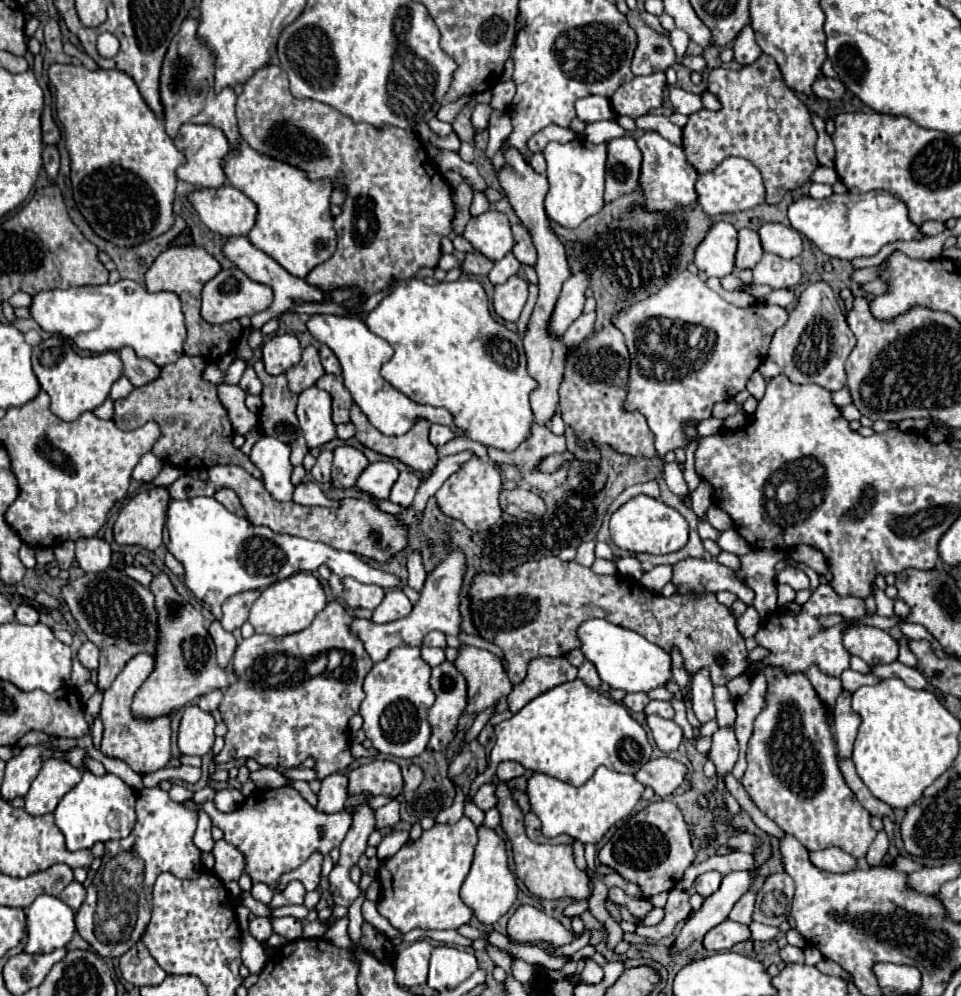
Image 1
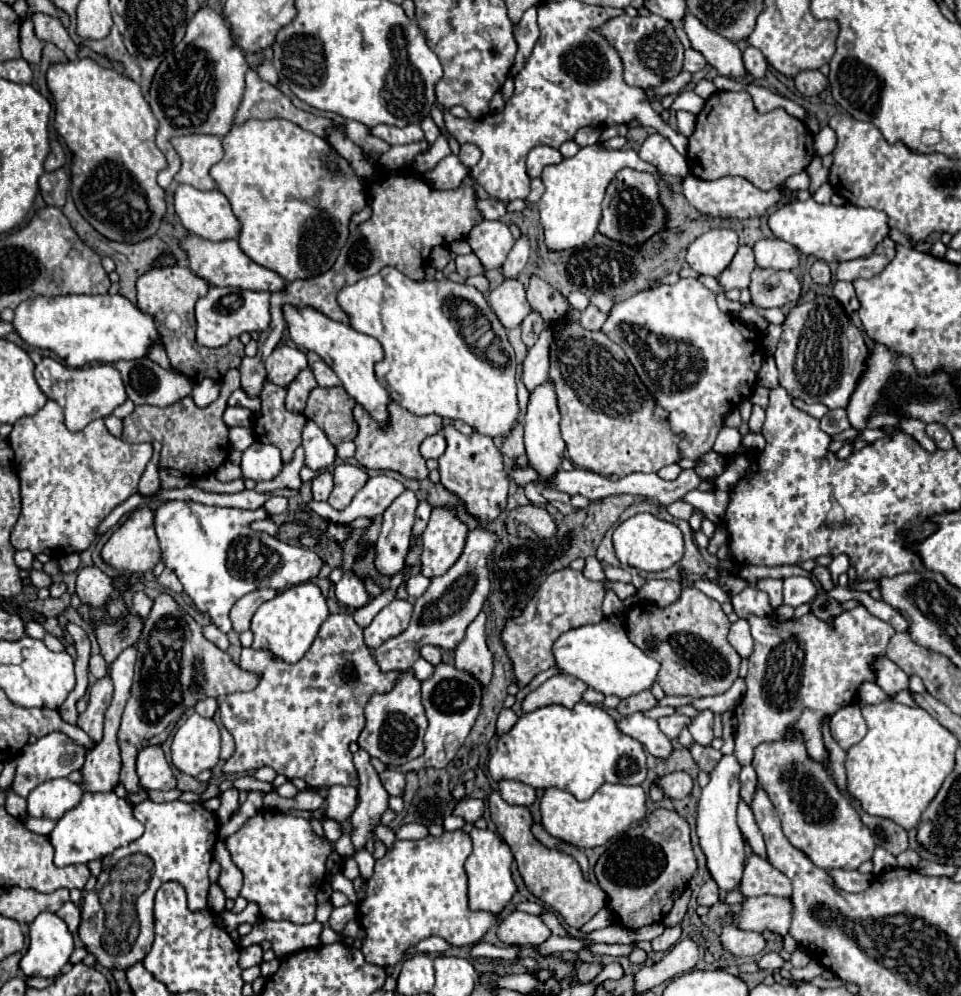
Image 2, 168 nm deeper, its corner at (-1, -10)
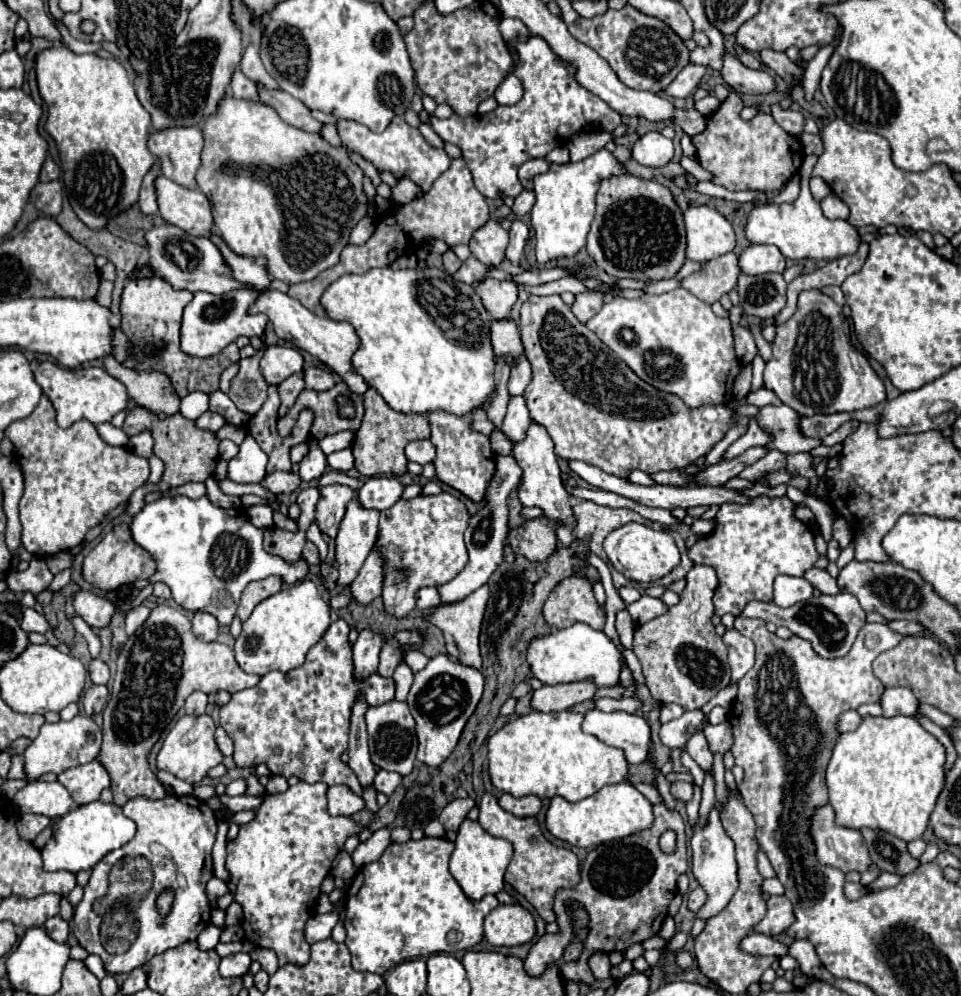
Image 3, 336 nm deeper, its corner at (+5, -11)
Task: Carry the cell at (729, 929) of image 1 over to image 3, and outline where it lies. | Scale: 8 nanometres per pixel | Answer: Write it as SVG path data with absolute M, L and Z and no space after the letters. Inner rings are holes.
M750 933L740 941L740 949L750 955L786 955L788 947L762 933Z

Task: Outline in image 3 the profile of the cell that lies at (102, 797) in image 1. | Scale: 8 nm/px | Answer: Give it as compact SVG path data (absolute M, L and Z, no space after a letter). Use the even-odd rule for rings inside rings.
M102 801L78 805L76 809L72 809L52 825L52 837L42 849L44 869L46 871L66 869L72 873L78 873L82 869L92 869L104 855L128 843L134 835L136 835L136 823L128 819L118 805Z

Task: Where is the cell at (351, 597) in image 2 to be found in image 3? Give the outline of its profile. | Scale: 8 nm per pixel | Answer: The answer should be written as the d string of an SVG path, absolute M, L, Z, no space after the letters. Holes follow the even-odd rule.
M356 499L350 501L336 537L340 585L350 585L354 581L372 551L378 539L378 515L380 513L376 509L362 509Z

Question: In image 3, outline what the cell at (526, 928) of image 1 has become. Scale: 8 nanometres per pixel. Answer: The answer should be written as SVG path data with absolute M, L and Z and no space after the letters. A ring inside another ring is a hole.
M500 905L484 921L484 937L490 945L524 945L536 937L534 917L520 905Z

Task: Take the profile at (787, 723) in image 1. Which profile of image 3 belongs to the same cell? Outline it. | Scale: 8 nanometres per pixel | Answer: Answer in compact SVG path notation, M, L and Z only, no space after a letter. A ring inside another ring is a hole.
M830 803L818 807L816 813L810 817L810 835L812 835L814 847L816 847L818 863L828 865L828 867L836 867L836 869L840 869L844 873L848 873L848 871L858 871L858 873L866 871L868 865L872 863L872 859L868 855L868 849L864 845L864 839L862 839L860 831L836 825L834 817L836 817L836 813L834 813Z

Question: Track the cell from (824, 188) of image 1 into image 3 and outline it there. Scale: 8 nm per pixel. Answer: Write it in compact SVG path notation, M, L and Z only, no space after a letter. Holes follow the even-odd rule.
M812 177L812 179L810 179L810 191L812 191L812 197L814 197L816 201L822 201L822 199L830 193L826 181L820 179L820 177Z

